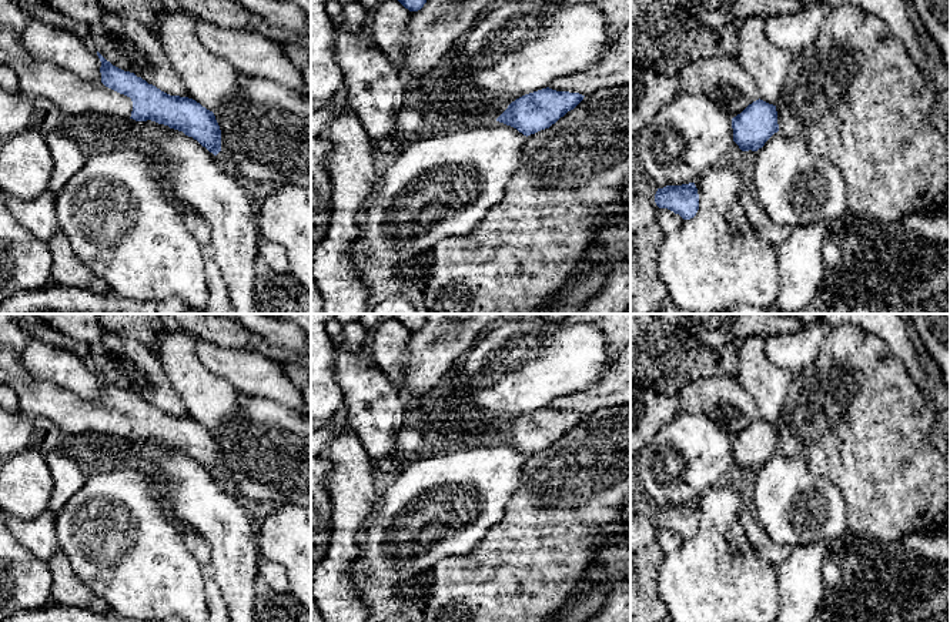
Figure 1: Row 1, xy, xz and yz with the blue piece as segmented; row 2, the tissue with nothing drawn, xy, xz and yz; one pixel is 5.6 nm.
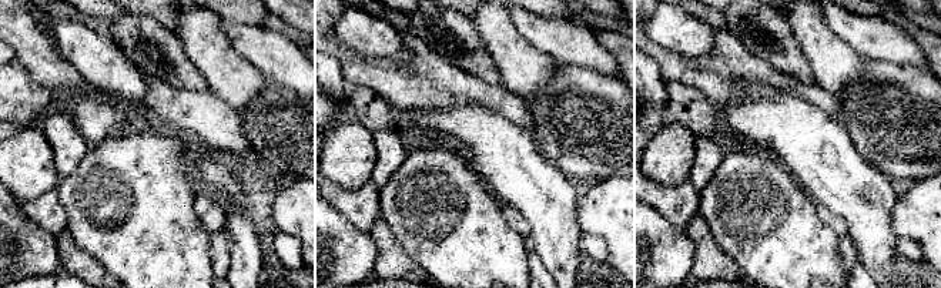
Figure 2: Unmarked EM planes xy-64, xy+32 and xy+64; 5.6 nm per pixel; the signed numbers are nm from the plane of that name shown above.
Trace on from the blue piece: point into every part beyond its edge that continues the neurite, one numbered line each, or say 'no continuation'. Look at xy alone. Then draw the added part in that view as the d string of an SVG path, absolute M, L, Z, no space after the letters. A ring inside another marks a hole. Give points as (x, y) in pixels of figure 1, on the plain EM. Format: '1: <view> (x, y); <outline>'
1: xy (80, 420); M0 314L0 382L14 389L21 412L50 419L70 441L131 437L130 417L29 374L17 360L27 337L14 314Z

